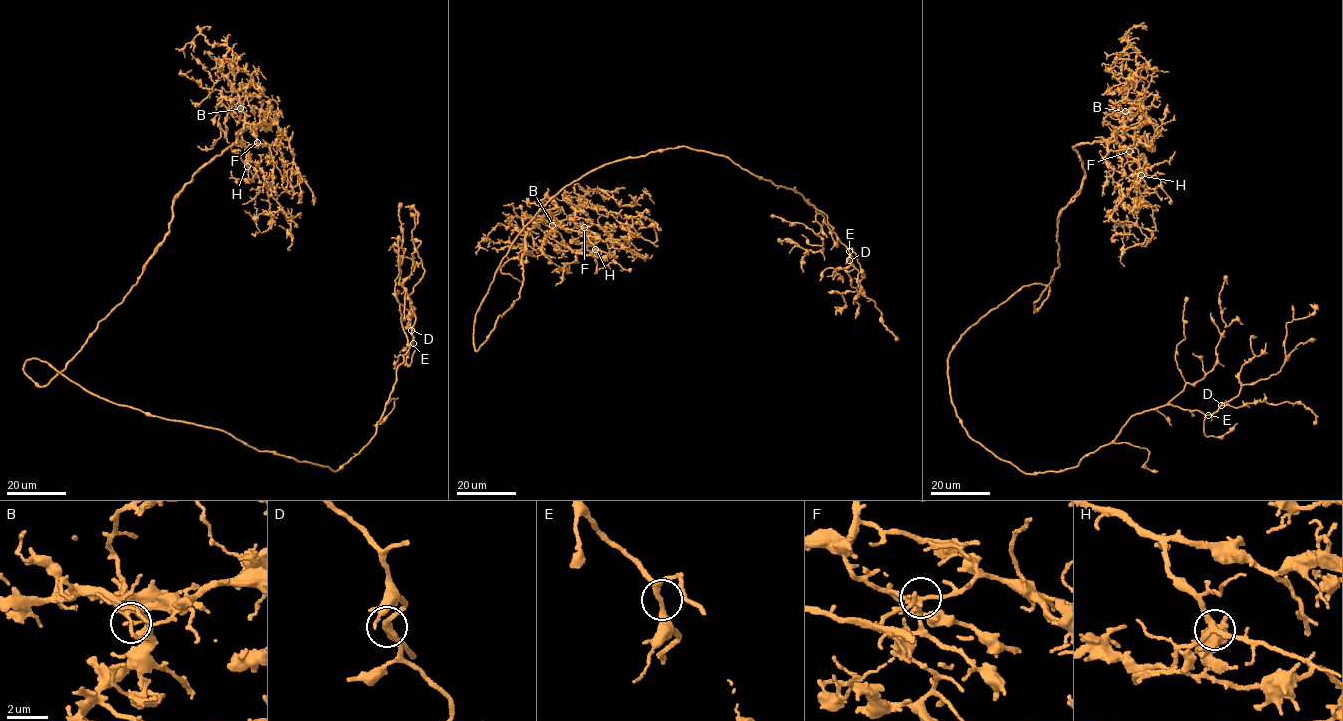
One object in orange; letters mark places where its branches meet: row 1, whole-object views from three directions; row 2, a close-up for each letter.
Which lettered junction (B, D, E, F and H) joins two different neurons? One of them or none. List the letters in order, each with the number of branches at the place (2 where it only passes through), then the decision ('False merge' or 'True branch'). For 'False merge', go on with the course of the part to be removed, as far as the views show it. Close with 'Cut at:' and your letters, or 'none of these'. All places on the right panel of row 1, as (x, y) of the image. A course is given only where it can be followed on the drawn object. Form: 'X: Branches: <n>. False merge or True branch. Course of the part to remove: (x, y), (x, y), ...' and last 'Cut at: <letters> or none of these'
B: Branches: 3. True branch
D: Branches: 3. True branch
E: Branches: 3. True branch
F: Branches: 3. True branch
H: Branches: 3. True branch
Cut at: none of these

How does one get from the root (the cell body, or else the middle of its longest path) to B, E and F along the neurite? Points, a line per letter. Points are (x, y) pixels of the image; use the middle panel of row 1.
B: (520, 232), (476, 313), (477, 351), (519, 298), (520, 259), (531, 254), (523, 220), (560, 222), (552, 225)
E: (520, 232), (552, 197), (587, 173), (626, 157), (688, 146), (727, 157), (776, 185), (794, 187), (849, 252)
F: (520, 232), (476, 313), (477, 351), (519, 298), (520, 259), (531, 254), (523, 251), (523, 220), (584, 227)

